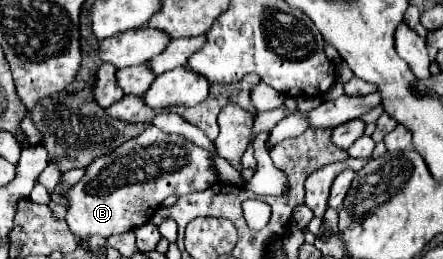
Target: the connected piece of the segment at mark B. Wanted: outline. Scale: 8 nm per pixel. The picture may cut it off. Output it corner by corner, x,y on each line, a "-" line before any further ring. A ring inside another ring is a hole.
149,126
139,136
115,148
115,152
93,160
85,168
81,182
65,194
69,200
67,224
83,242
87,242
89,234
109,238
111,234
129,232
147,224
167,196
191,194
211,184
215,184
215,172
207,148
195,146
181,134
167,134
157,126

